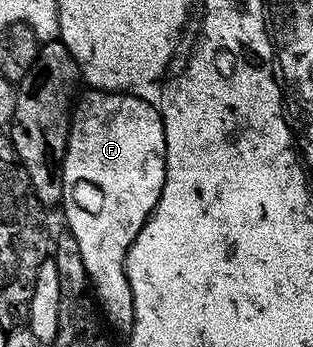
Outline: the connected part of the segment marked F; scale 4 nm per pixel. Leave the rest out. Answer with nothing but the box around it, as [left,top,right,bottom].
[61,90,165,330]

